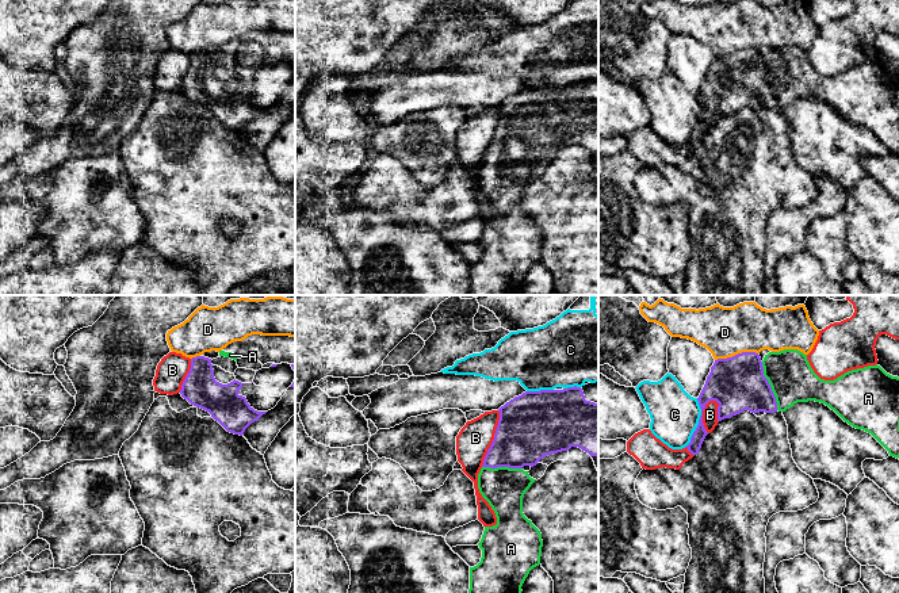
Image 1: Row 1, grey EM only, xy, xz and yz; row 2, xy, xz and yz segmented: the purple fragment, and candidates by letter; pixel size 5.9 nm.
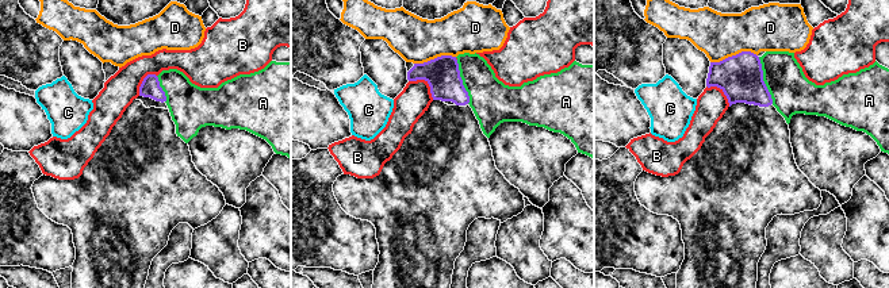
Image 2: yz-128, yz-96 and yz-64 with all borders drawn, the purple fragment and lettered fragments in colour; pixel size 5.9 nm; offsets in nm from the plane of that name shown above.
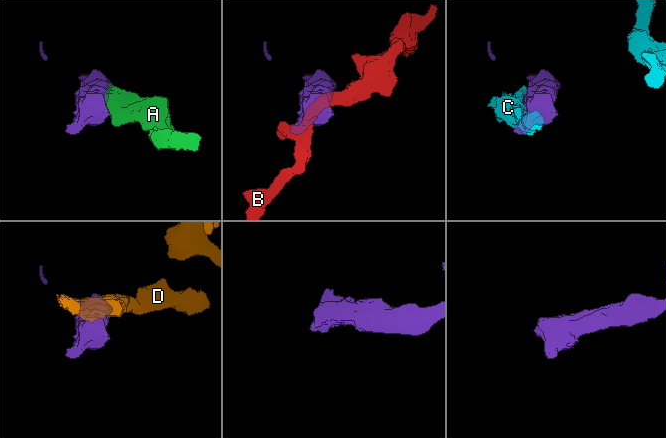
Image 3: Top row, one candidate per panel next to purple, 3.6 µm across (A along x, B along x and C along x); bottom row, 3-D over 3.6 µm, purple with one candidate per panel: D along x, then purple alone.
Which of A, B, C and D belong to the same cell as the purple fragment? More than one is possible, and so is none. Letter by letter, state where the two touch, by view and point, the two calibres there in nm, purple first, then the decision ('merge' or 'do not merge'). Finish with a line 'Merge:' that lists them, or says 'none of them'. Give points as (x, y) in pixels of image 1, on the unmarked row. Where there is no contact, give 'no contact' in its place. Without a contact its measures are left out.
A: yz (769, 83) | 320/260 nm | merge
B: yz (702, 111) | 280/100 nm | do not merge
C: yz (699, 119) | 190/300 nm | do not merge
D: yz (735, 52) | 320/300 nm | do not merge
Merge: A

